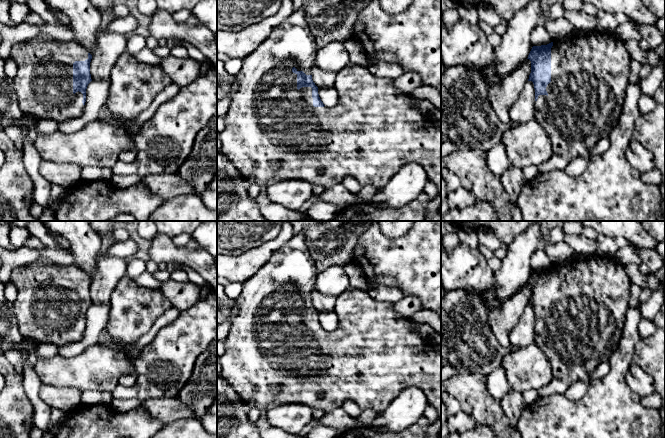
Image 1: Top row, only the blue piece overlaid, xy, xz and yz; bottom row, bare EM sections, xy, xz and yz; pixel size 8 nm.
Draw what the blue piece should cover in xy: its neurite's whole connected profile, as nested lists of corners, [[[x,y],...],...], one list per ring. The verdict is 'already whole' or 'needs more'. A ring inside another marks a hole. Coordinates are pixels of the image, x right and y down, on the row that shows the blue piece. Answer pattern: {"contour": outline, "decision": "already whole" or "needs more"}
{"contour": [[[33,38],[14,43],[10,58],[18,67],[13,83],[19,107],[24,115],[37,120],[51,119],[60,123],[83,114],[86,89],[92,81],[92,55],[77,41],[59,42]]], "decision": "needs more"}

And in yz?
{"contour": [[[596,30],[568,39],[533,46],[528,58],[531,61],[532,81],[535,89],[534,119],[551,138],[554,153],[551,158],[537,166],[539,173],[564,170],[575,158],[587,157],[589,151],[602,137],[608,137],[619,121],[625,92],[629,81],[631,57],[624,43],[614,34]]], "decision": "needs more"}

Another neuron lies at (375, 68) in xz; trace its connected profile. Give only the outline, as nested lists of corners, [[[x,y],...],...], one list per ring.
[[[372,60],[367,68],[370,74],[375,75],[376,77],[388,78],[391,80],[396,79],[404,72],[400,66],[382,60]]]

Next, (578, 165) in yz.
[[[608,137],[600,138],[595,146],[589,151],[587,157],[577,157],[575,158],[565,169],[564,171],[571,177],[579,177],[588,167],[590,161],[604,153],[608,150],[610,146],[610,141]]]

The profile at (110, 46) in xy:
[[[102,33],[98,37],[97,51],[90,62],[92,81],[110,80],[117,59],[126,52],[127,37],[118,33]]]

